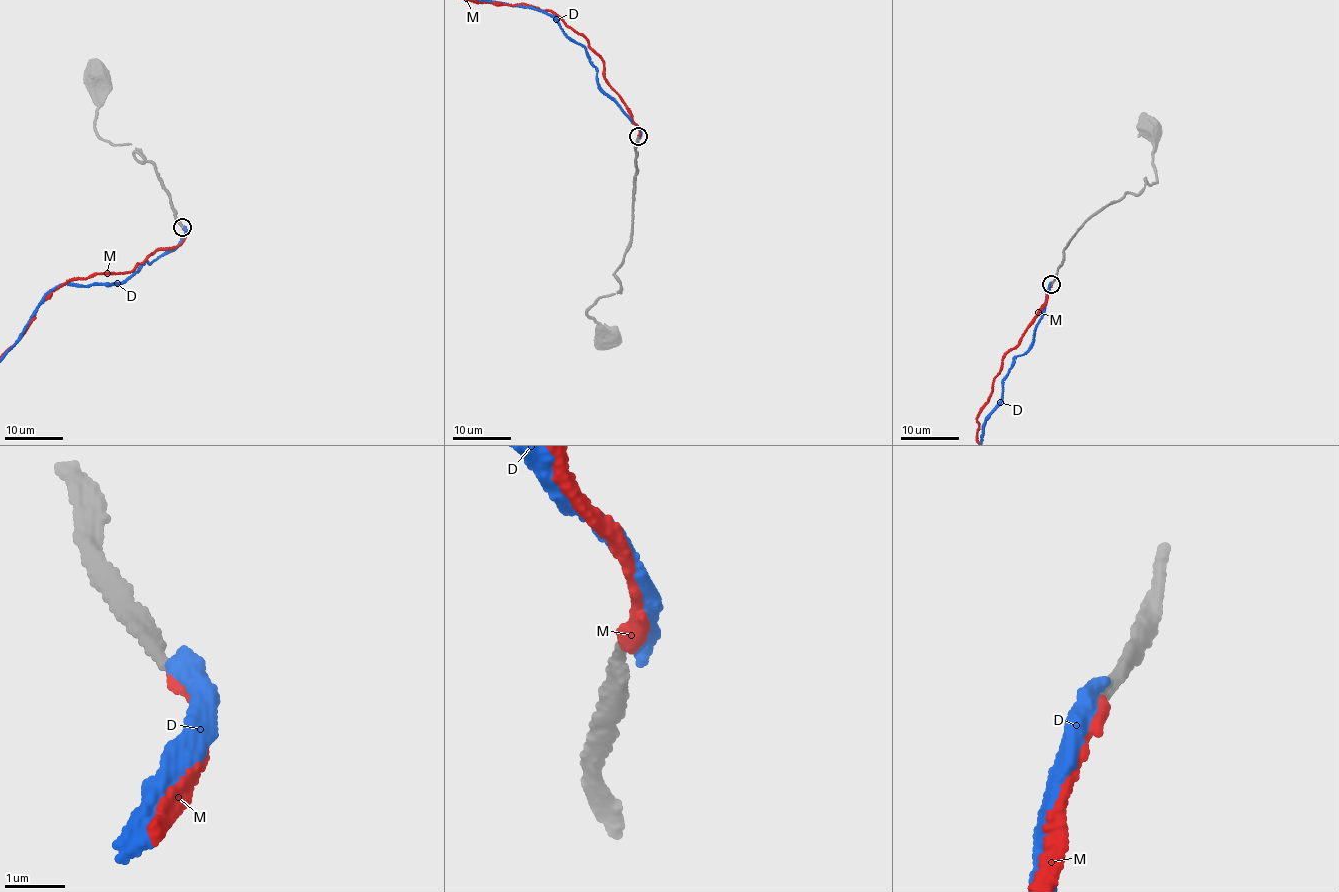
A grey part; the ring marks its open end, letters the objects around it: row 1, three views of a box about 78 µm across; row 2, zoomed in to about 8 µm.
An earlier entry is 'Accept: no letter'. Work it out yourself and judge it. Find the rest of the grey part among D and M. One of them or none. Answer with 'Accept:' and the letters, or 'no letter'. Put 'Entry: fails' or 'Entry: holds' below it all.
Accept: D
Entry: fails

